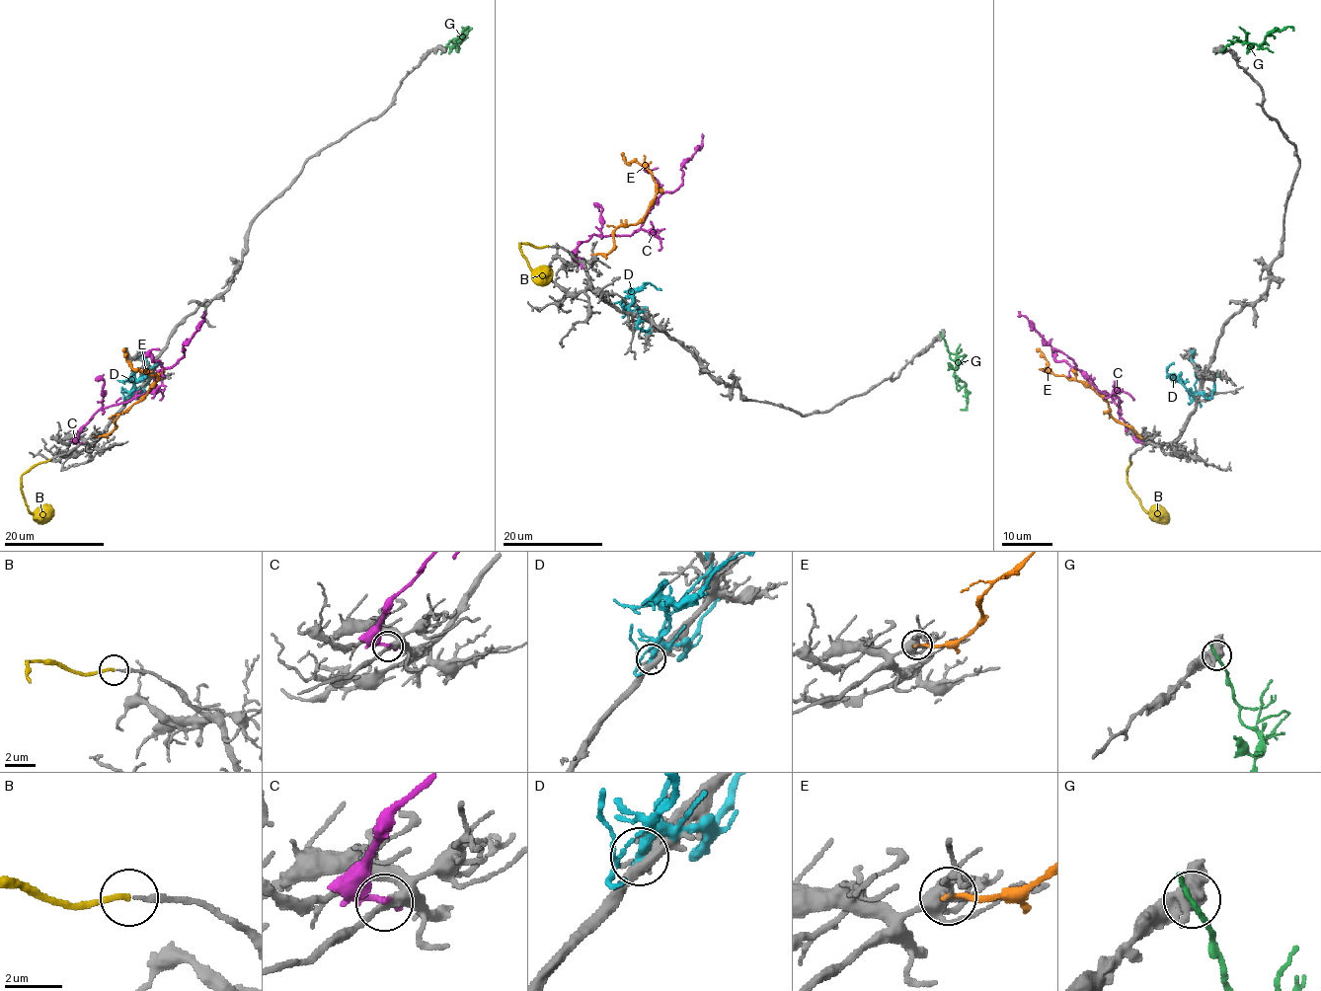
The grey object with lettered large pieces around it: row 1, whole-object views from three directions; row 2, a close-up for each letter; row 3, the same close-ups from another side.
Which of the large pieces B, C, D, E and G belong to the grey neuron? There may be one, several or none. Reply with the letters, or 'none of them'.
B

